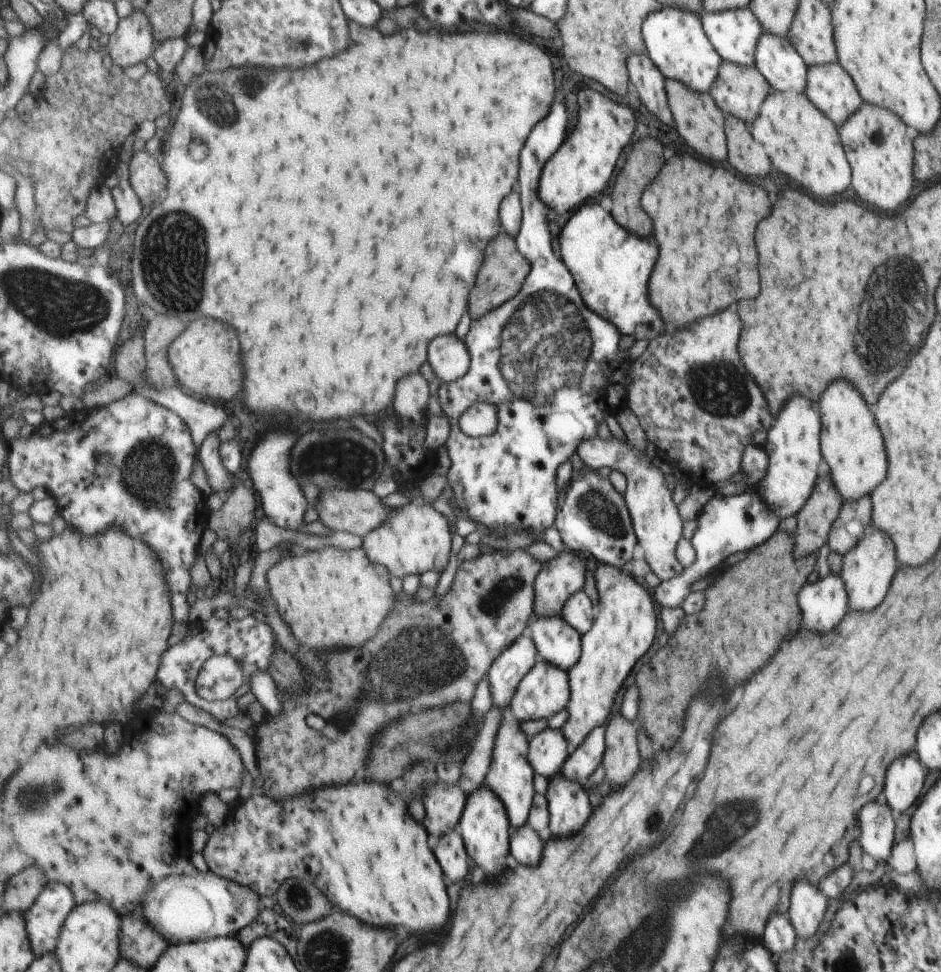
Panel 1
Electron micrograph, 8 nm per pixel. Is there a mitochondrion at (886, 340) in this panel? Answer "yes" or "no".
yes

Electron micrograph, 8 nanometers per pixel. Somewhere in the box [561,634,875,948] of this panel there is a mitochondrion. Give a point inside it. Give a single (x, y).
(721, 830)

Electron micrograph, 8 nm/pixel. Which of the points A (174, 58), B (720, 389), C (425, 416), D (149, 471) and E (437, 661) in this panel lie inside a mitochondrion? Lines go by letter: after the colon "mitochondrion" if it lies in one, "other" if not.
A: other
B: mitochondrion
C: other
D: mitochondrion
E: mitochondrion

